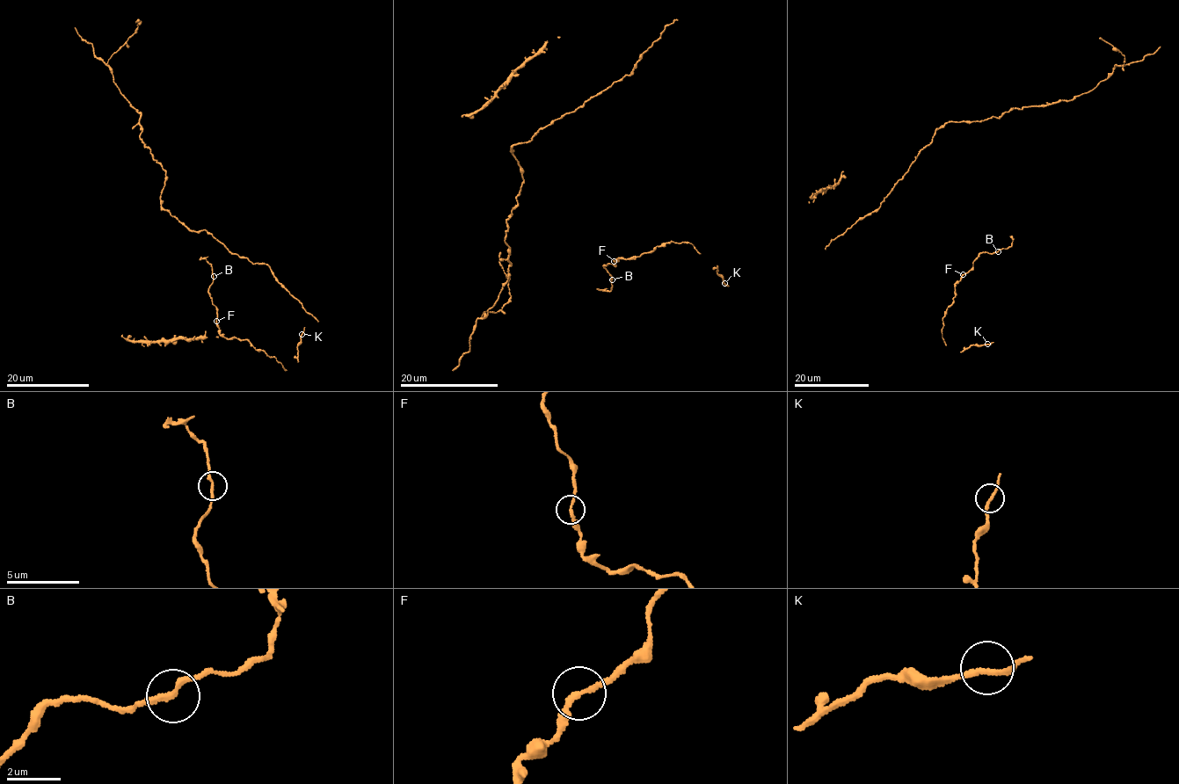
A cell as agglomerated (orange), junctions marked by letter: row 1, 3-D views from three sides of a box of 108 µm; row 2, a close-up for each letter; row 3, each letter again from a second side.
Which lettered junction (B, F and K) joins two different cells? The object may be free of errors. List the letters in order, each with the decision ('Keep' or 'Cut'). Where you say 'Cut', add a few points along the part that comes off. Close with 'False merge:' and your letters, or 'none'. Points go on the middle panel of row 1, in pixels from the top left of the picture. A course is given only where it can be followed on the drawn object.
B: Cut. Course of the part to remove: (613, 279), (610, 290), (597, 288)
F: Keep
K: Keep
False merge: B

